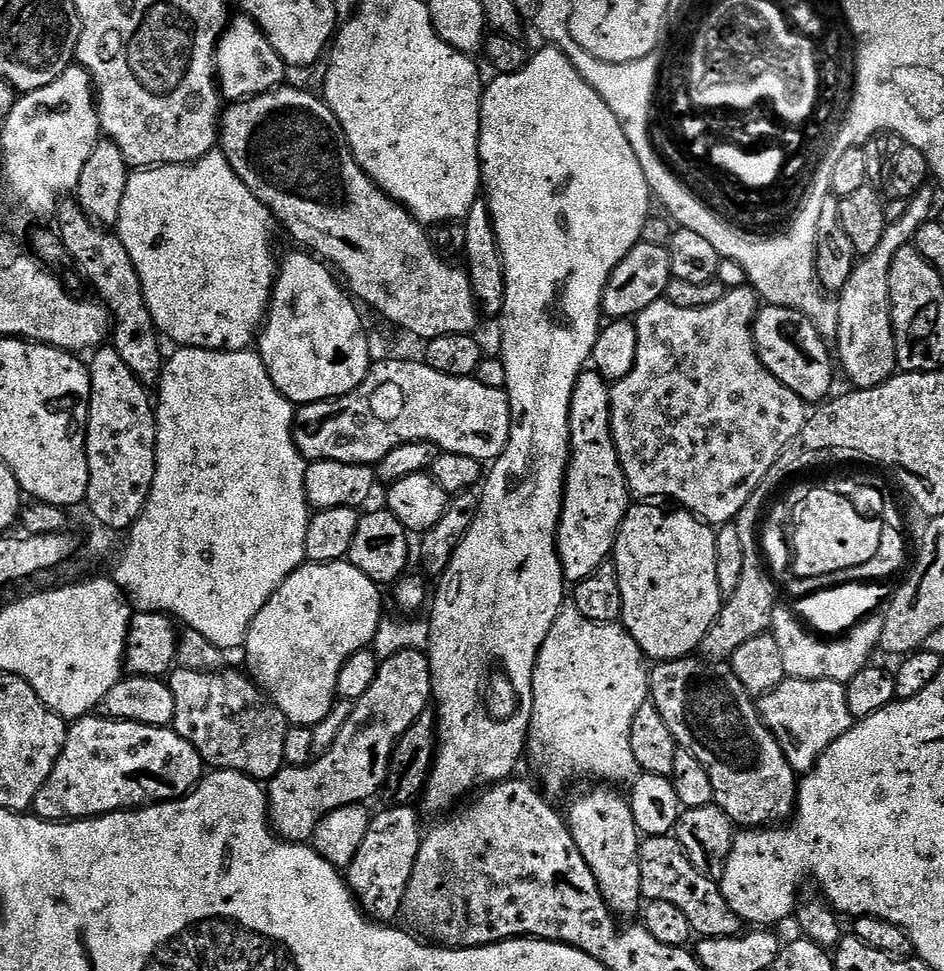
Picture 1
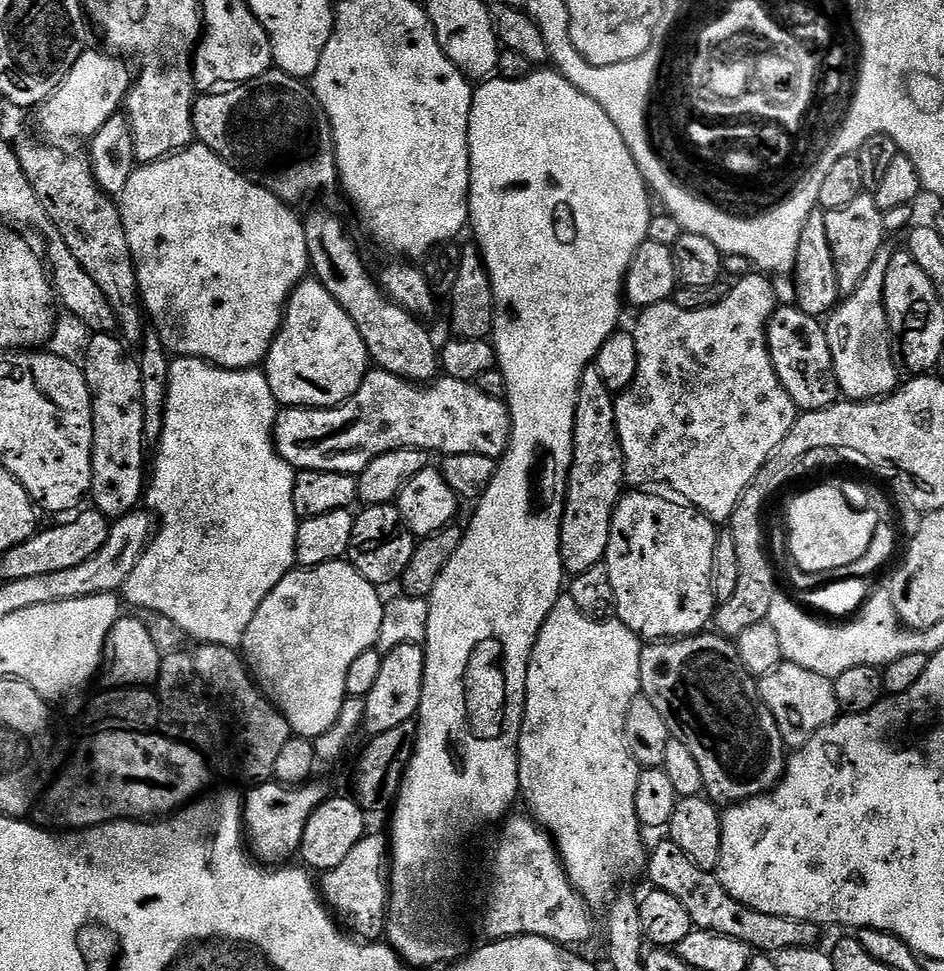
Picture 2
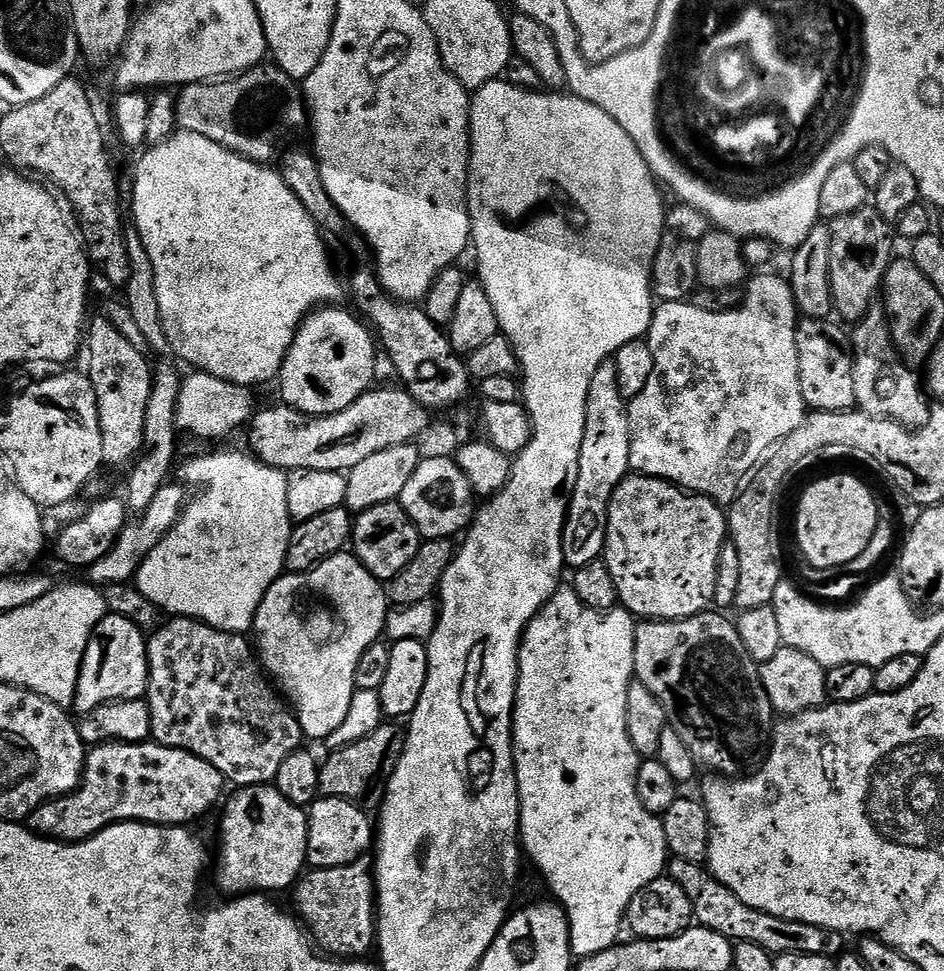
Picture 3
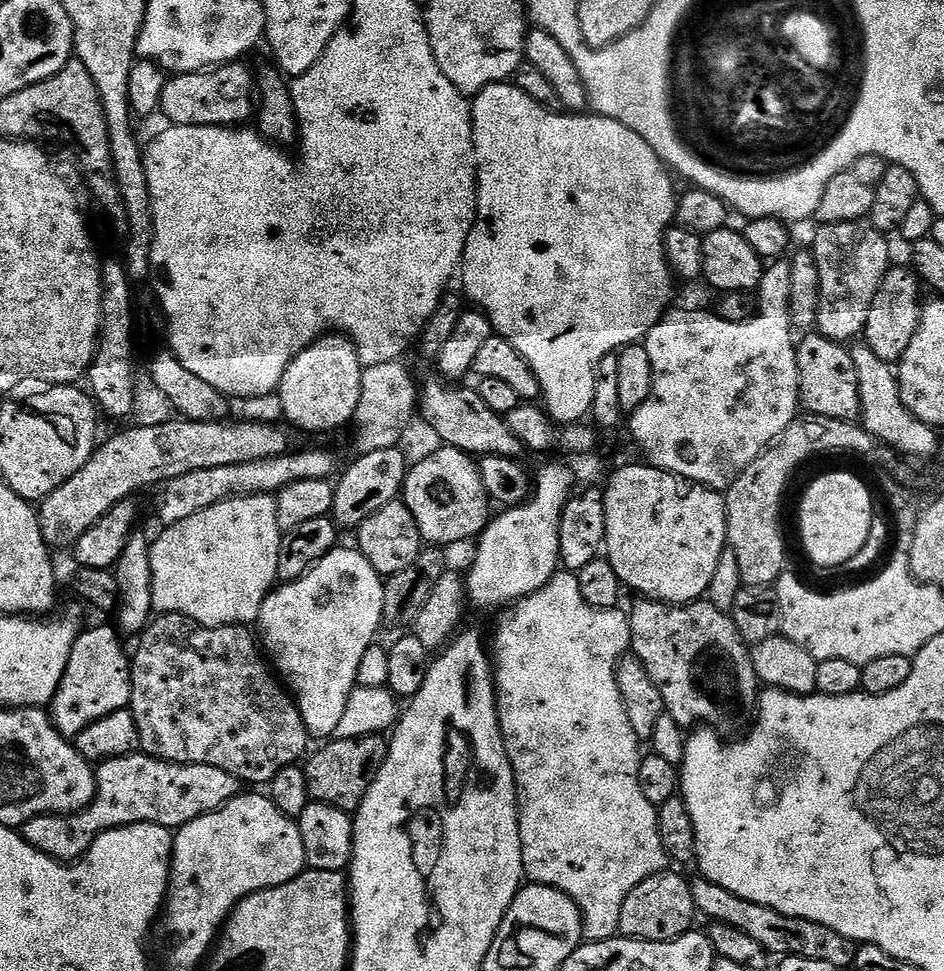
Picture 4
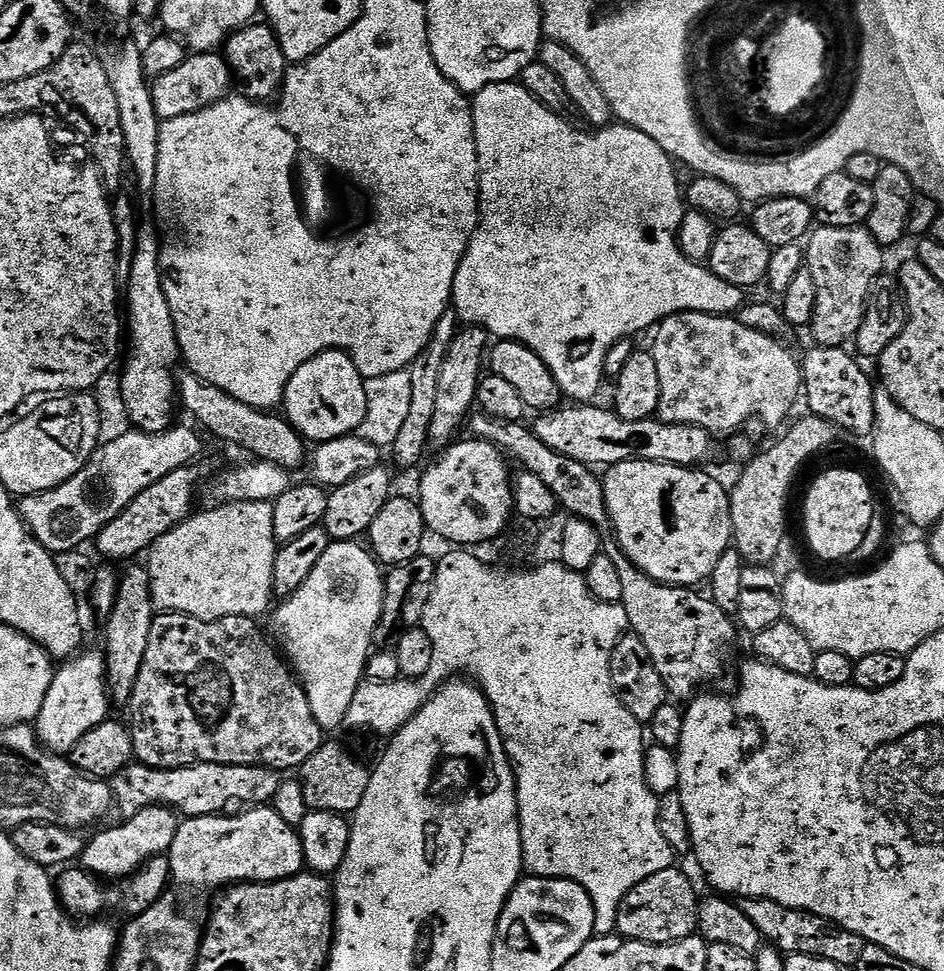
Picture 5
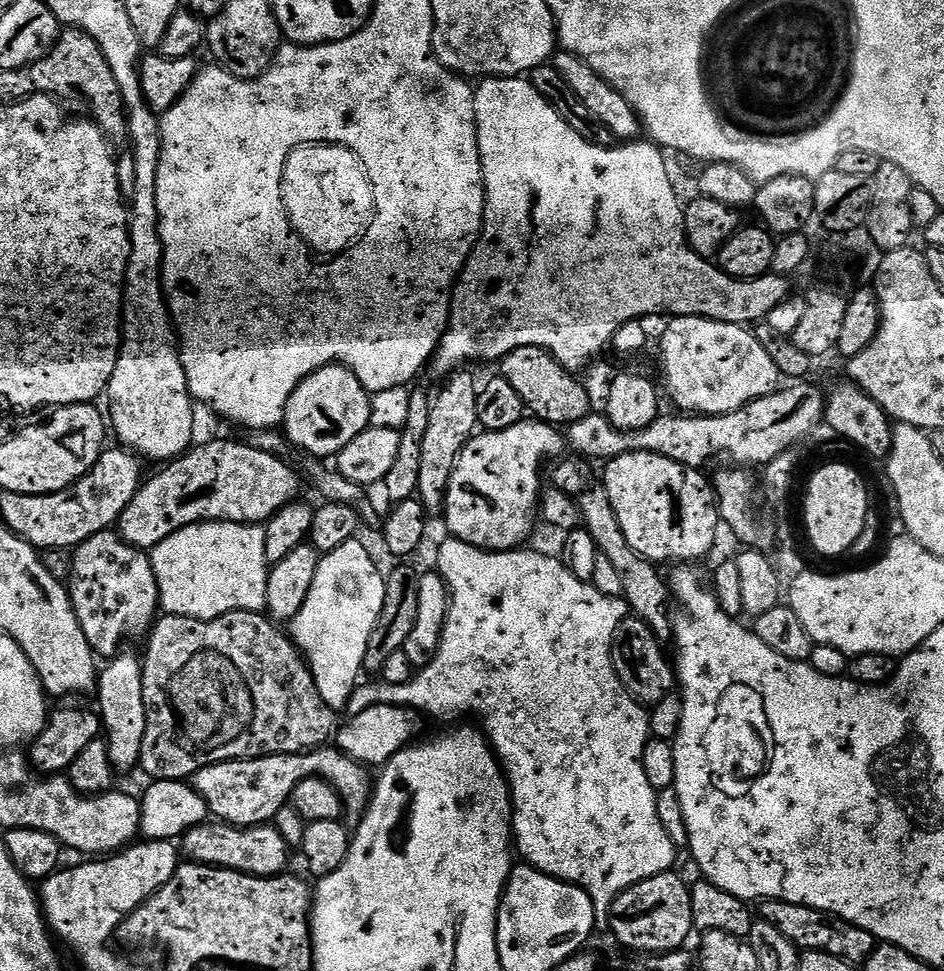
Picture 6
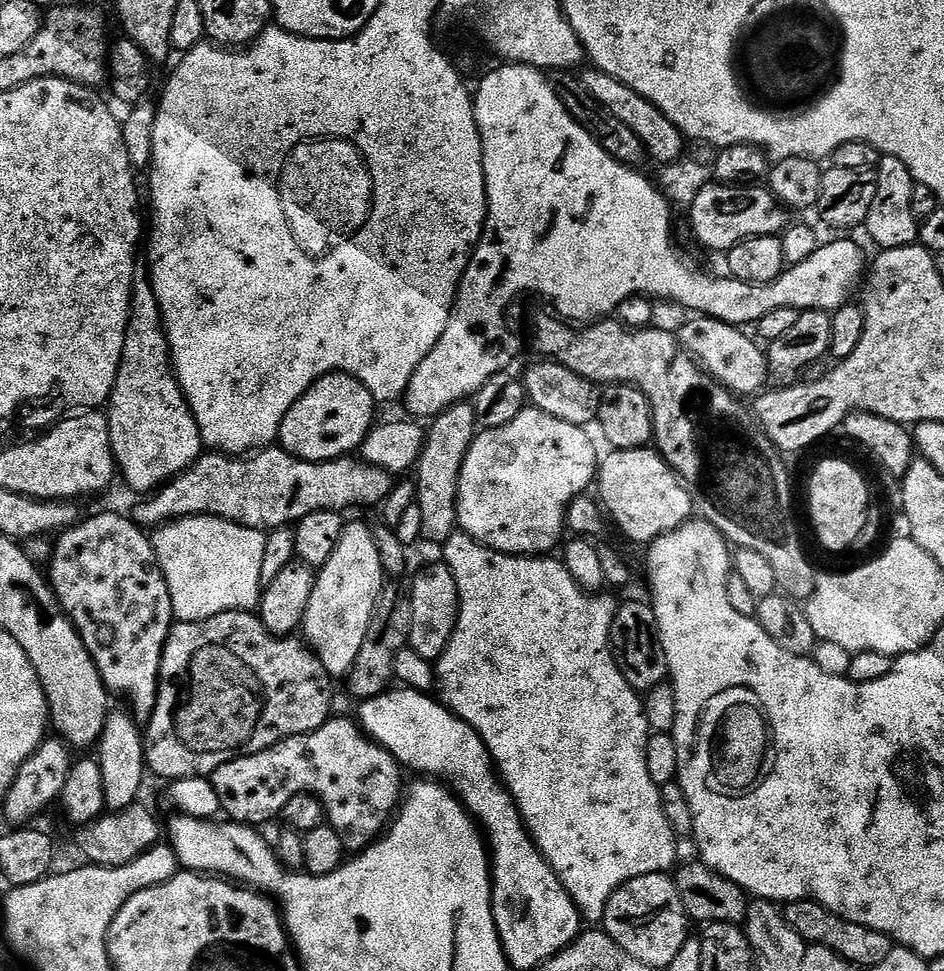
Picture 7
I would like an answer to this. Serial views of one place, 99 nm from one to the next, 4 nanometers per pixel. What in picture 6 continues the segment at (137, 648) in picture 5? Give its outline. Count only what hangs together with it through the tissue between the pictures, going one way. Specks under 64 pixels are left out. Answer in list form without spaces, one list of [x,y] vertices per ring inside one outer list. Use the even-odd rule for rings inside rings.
[[[121,651],[119,656],[113,656],[107,661],[108,664],[99,669],[96,687],[94,689],[94,697],[100,703],[98,707],[98,715],[102,725],[103,735],[108,741],[108,749],[110,750],[110,762],[116,767],[117,773],[136,772],[140,755],[142,754],[142,738],[146,738],[146,702],[142,698],[142,674],[144,673],[144,665],[139,655]]]

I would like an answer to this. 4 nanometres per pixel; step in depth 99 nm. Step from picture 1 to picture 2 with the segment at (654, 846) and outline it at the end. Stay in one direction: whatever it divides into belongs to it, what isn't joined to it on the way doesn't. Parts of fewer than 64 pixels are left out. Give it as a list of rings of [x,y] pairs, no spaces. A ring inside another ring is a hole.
[[[664,838],[653,852],[651,849],[646,860],[646,872],[647,868],[652,879],[651,887],[658,892],[674,894],[674,898],[686,906],[686,914],[690,914],[693,925],[699,931],[738,938],[738,942],[746,942],[760,954],[775,954],[791,948],[814,948],[821,943],[821,925],[798,918],[782,918],[778,914],[762,914],[762,910],[754,910],[738,902],[722,886],[715,872],[694,866],[694,862],[690,862],[690,858],[686,858],[686,854],[682,854],[670,838]]]

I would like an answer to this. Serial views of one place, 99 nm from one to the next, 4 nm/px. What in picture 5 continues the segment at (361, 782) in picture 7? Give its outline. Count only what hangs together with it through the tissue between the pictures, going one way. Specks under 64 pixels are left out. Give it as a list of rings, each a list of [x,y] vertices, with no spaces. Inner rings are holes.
[[[133,762],[111,781],[111,786],[115,807],[124,818],[157,806],[171,806],[184,818],[211,818],[241,806],[271,805],[278,794],[281,779],[281,773],[276,769],[265,768],[262,764],[192,764],[189,768],[151,768]]]

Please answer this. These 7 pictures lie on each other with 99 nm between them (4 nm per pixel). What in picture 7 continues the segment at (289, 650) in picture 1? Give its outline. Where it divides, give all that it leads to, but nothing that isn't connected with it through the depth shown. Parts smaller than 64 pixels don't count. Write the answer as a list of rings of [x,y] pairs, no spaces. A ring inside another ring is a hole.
[[[345,523],[342,538],[338,538],[338,546],[334,546],[334,554],[330,554],[330,562],[316,572],[316,585],[310,594],[310,606],[306,606],[302,625],[303,639],[329,676],[347,677],[354,666],[354,658],[358,658],[358,650],[362,650],[362,638],[366,638],[366,630],[385,587],[386,573],[372,528]]]

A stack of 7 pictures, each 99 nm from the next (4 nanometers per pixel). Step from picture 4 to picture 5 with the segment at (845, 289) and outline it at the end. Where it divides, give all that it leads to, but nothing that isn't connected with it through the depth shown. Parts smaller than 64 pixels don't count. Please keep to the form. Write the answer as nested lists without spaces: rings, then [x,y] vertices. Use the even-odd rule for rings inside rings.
[[[820,226],[807,237],[806,270],[814,278],[814,286],[818,289],[810,333],[819,347],[842,348],[855,341],[866,314],[872,284],[885,271],[884,252],[885,249],[864,226]]]

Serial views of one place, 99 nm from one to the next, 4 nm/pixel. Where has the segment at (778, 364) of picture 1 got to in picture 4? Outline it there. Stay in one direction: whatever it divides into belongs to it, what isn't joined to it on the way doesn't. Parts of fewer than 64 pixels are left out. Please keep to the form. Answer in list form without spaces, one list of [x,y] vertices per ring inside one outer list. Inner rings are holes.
[[[819,334],[805,336],[808,337],[799,341],[796,350],[798,382],[800,383],[800,408],[813,416],[859,421],[858,370],[851,351],[838,340],[831,340]]]

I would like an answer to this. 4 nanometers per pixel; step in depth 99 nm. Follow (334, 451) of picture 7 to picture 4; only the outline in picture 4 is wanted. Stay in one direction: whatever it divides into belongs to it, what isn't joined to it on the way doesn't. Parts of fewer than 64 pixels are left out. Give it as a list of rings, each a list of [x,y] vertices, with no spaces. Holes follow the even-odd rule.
[[[325,334],[315,340],[290,362],[280,383],[278,397],[287,423],[304,432],[336,432],[349,427],[362,394],[363,372],[356,345],[347,336]]]

